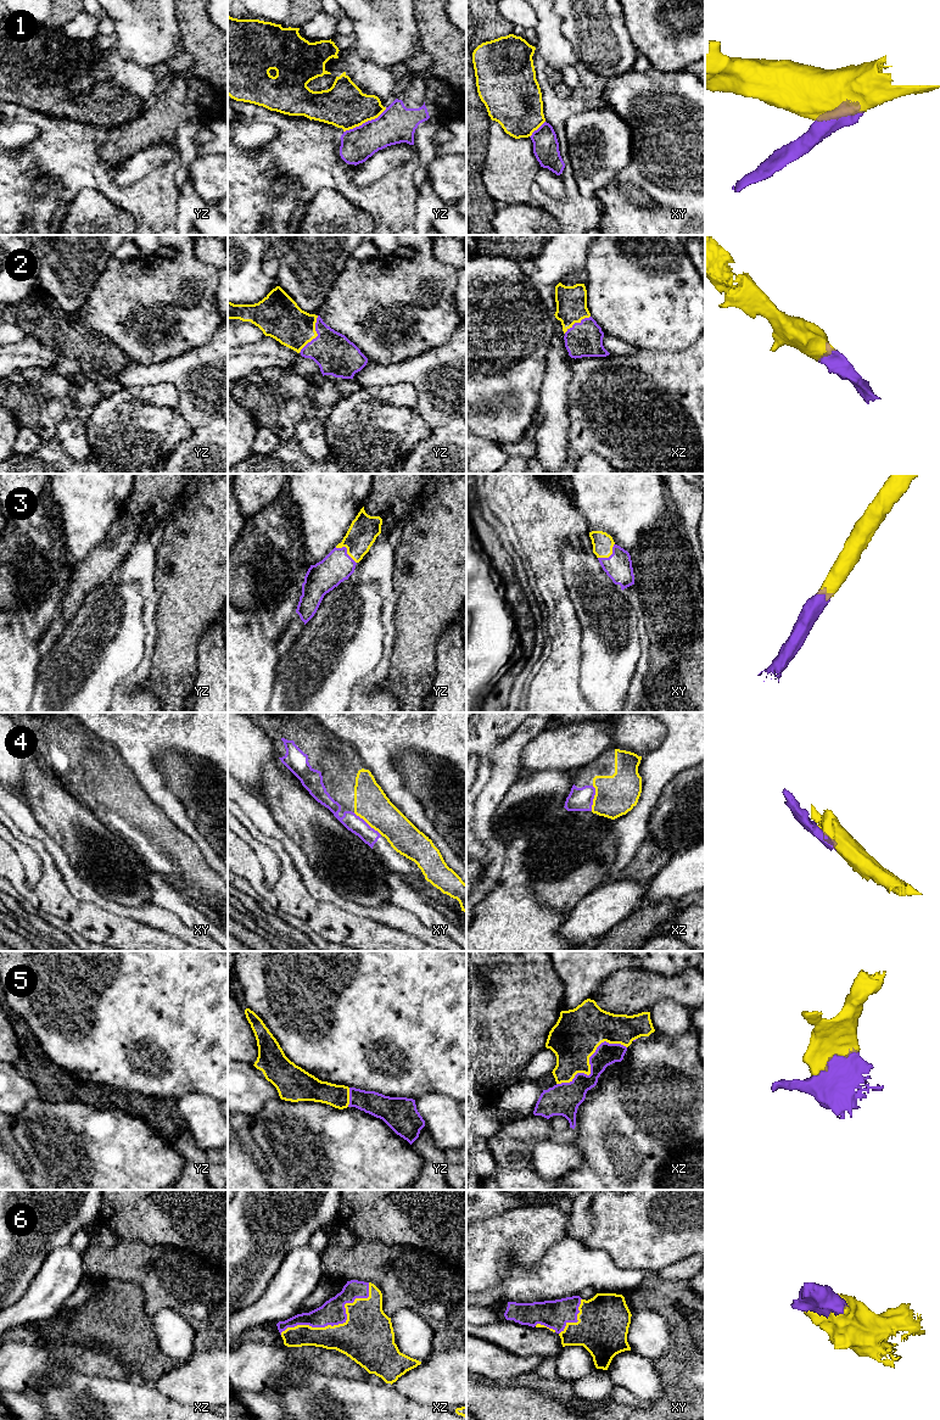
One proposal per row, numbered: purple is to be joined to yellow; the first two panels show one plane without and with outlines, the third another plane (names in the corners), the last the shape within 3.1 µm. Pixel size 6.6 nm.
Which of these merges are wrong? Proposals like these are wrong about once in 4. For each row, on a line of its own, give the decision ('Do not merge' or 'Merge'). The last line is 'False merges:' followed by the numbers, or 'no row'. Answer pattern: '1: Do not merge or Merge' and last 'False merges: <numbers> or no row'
1: Do not merge
2: Merge
3: Merge
4: Merge
5: Merge
6: Merge
False merges: 1

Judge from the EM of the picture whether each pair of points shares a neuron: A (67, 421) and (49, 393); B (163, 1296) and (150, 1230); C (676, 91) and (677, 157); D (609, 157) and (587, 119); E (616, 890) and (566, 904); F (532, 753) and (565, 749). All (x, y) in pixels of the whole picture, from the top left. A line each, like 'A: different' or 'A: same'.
A: same
B: different
C: same
D: same
E: different
F: same

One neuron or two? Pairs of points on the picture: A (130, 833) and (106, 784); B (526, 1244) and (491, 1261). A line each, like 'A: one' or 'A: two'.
A: one
B: one

